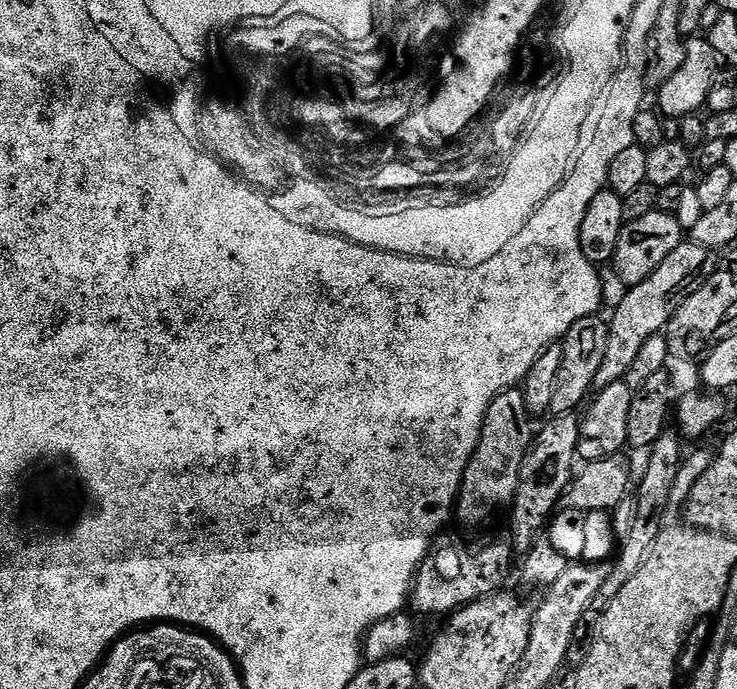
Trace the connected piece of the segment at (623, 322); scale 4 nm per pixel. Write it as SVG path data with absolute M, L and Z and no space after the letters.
M681 242L670 258L640 284L631 285L620 300L616 313L610 319L610 331L606 342L606 358L596 375L596 384L601 389L621 383L634 366L635 359L652 336L661 335L667 329L672 315L712 277L718 260L709 249L691 242Z

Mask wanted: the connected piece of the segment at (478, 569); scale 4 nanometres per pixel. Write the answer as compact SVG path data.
M448 544L445 548L433 547L432 551L420 564L420 571L410 593L411 607L420 612L437 612L443 618L451 617L468 604L477 603L487 597L497 595L512 568L511 547L504 544L488 544L477 552L467 552L464 548L455 548Z

